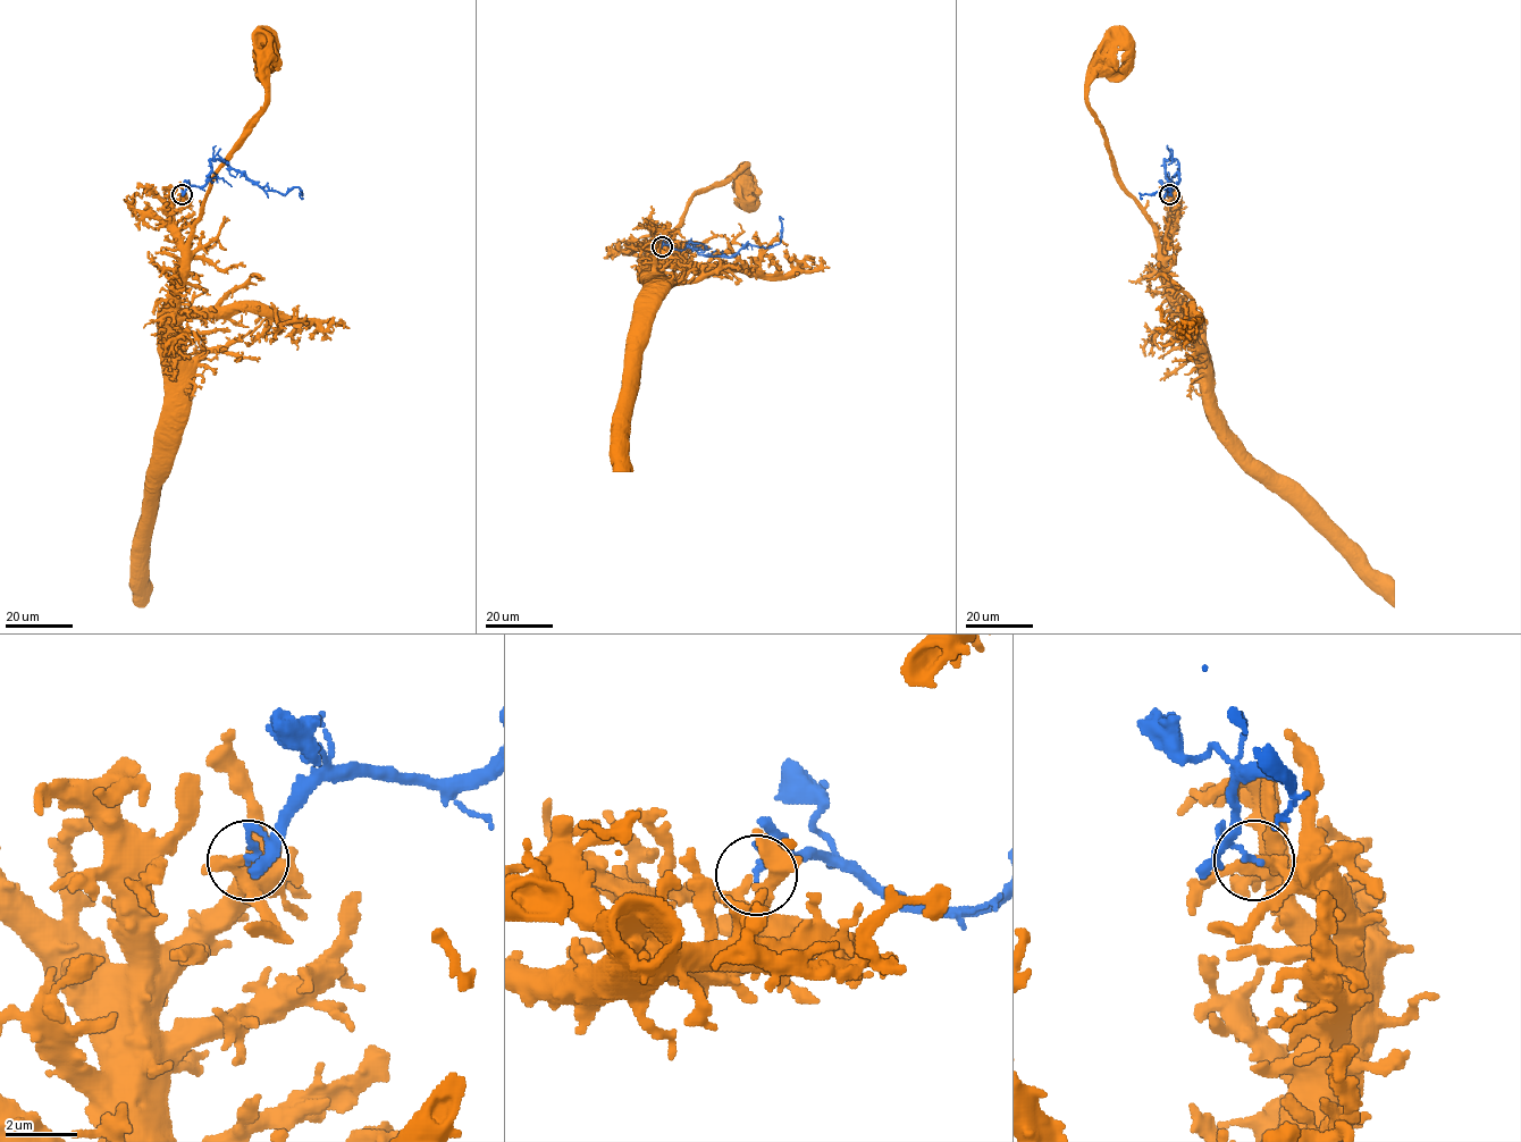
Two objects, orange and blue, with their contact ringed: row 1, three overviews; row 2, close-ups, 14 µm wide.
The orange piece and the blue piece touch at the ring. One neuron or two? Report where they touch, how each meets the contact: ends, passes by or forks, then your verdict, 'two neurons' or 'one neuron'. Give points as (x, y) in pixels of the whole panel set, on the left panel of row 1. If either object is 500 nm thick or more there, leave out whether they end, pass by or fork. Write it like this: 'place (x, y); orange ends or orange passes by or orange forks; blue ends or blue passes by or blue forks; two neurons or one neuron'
place (182, 194); orange passes by; blue ends; two neurons

